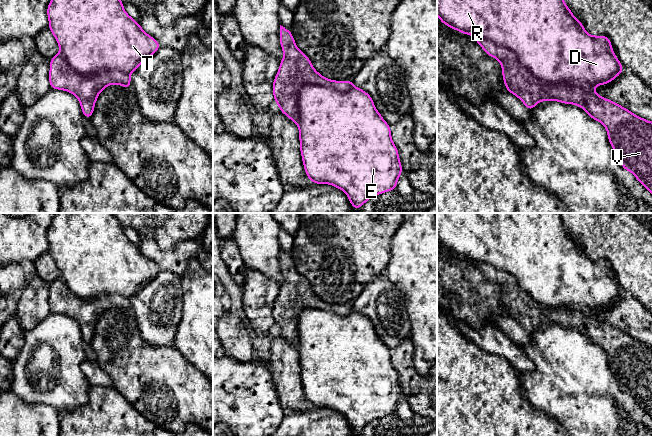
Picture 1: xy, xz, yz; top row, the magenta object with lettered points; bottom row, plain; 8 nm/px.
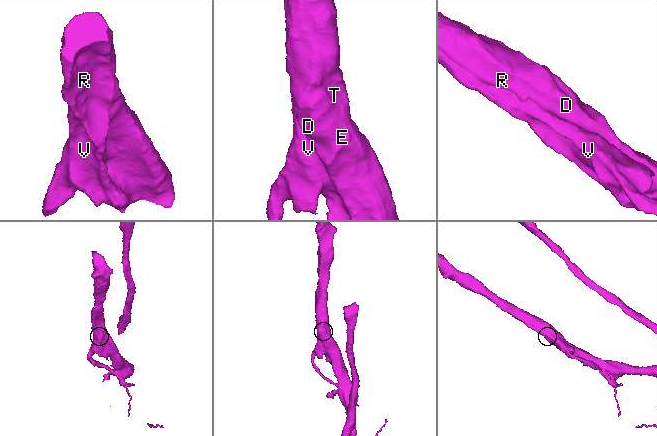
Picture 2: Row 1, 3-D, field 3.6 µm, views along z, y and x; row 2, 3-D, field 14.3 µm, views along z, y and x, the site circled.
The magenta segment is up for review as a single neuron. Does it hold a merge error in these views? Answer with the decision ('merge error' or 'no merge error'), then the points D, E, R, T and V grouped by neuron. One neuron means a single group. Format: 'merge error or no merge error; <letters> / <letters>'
merge error; D E R T / V

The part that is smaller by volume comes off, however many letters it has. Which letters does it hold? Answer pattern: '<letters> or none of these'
V

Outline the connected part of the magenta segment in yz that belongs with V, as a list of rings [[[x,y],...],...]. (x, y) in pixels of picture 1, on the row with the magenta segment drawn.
[[[473,36],[485,53],[500,61],[503,81],[507,92],[518,97],[529,111],[540,101],[558,101],[580,106],[592,119],[599,121],[607,129],[608,140],[616,152],[621,166],[634,174],[636,179],[652,194],[652,122],[638,117],[628,109],[595,92],[586,92],[580,87],[567,83],[551,84],[536,78],[532,72],[522,66],[515,52],[495,45],[489,40]]]

